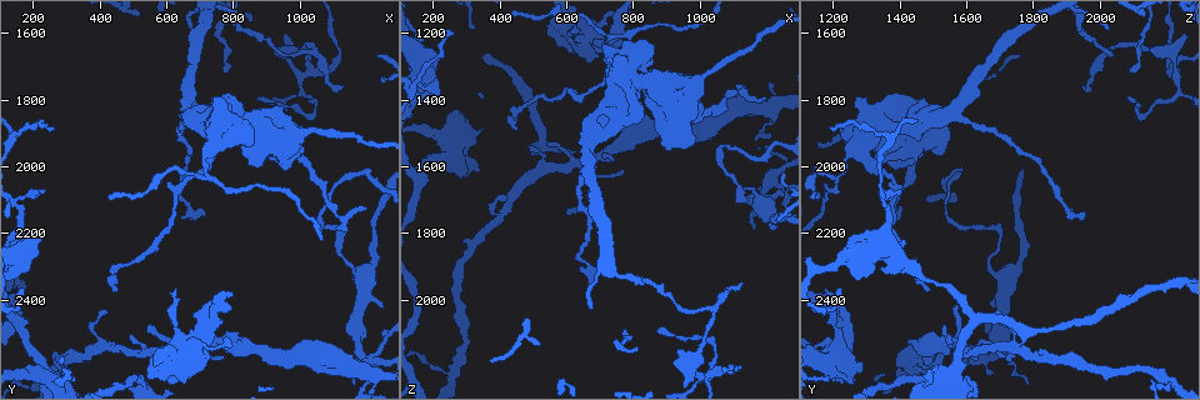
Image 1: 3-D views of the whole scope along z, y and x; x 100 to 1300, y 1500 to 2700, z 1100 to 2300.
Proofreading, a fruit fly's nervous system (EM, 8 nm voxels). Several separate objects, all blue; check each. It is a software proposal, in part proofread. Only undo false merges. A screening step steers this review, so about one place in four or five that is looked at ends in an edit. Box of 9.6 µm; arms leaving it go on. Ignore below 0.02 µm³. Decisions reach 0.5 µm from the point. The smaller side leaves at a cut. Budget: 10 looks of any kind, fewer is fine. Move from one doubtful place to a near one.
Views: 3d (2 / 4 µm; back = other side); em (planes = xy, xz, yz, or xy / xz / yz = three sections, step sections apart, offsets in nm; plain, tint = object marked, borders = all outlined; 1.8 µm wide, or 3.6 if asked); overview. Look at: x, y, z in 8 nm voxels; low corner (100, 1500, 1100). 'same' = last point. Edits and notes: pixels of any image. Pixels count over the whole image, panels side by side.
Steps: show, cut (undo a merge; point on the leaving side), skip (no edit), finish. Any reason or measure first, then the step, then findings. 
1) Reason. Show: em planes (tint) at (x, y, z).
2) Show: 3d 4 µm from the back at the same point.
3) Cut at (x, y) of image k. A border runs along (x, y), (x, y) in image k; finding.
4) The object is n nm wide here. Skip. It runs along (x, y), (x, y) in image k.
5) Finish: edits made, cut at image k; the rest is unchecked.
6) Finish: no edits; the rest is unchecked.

Show: em 3.6 µm yz step 8 (tint) at (790, 1870, 1350).

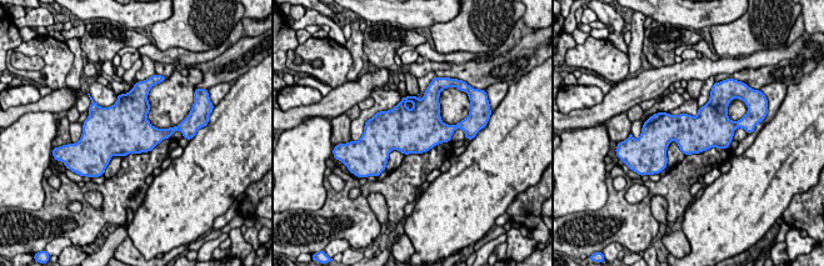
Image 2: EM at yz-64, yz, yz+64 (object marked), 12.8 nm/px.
Show: em 3.6 µm planes (tint) at the same point.

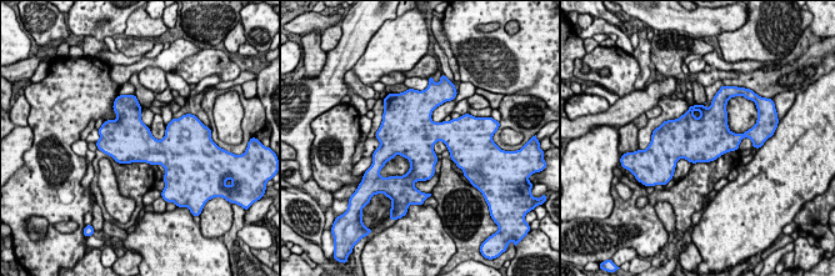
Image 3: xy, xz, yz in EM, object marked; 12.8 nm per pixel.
The object is 600 nm wide here. Skip. Continuous, no second neuron.

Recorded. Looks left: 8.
Narrows sharply. Show: em planes (tint) at (1120, 2240, 1680).

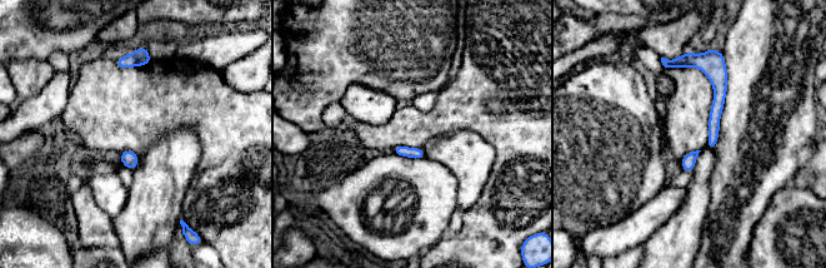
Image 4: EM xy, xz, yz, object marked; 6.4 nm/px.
The object is 80 nm wide here. Cut at (143, 56) of image 4. A border runs along (134, 53), (138, 65) in image 4; a second neuron is stuck on.

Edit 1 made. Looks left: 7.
Calibre changes. Show: em planes (plain) at (1200, 2610, 1430).

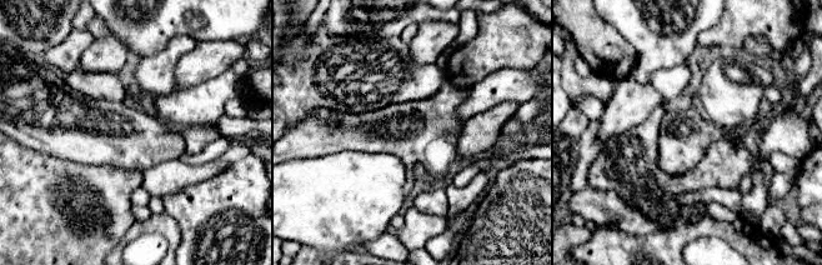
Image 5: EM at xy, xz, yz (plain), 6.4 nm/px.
Show: em planes (tint) at the same point.

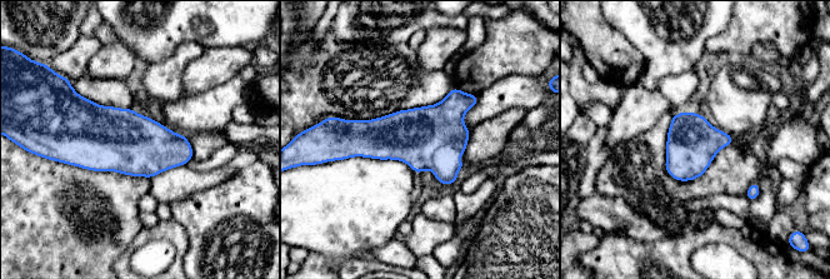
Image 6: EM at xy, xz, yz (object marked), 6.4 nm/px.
The object is 320 nm wide here. Skip. One neuron here.

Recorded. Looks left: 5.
Thin arm on a thick one. Show: em xy step 16 (tint) at (240, 2610, 1550).

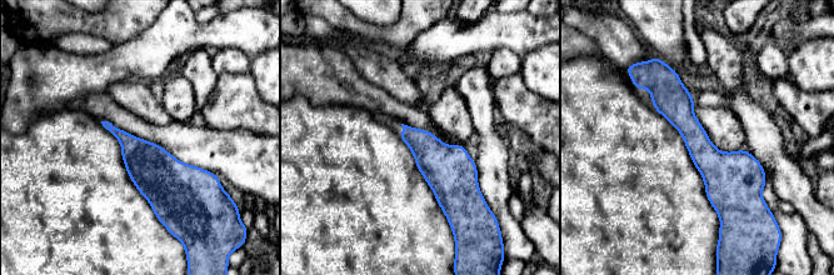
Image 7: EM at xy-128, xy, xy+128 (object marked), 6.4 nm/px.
Show: em planes (tint) at the same point.

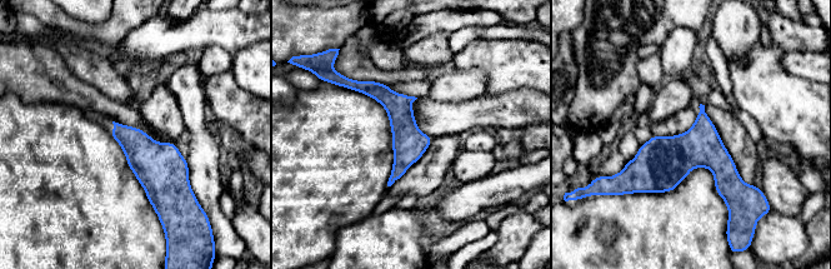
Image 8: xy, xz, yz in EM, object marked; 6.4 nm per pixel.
The object is 220 nm wide here. Skip. It runs along (356, 86), (401, 115), (394, 178) in image 8; continuous, no second neuron.

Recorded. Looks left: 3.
Finish: edits made, cut at image 4; the rest is unchecked.

